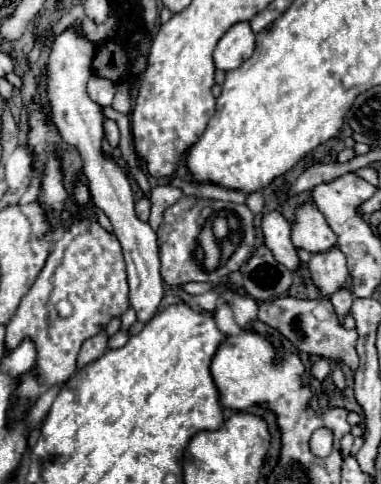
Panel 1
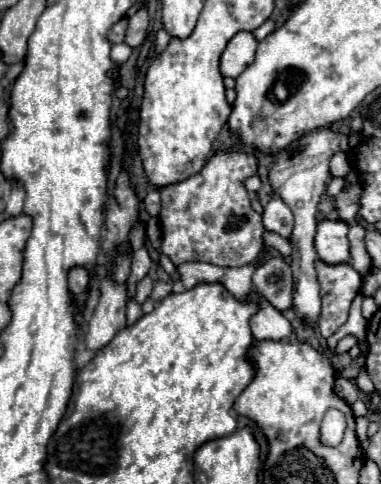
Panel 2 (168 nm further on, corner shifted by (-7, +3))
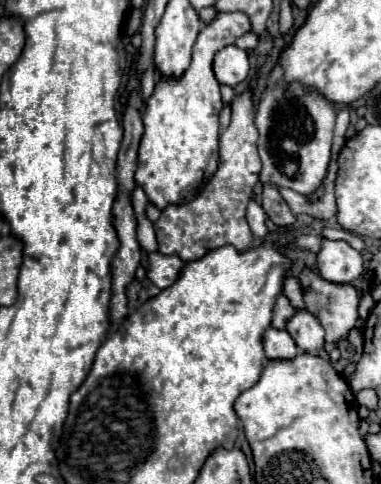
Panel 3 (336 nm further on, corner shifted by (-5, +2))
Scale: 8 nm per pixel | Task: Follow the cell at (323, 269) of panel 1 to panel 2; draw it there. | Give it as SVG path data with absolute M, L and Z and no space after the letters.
M320 258L314 262L320 282L322 314L318 318L320 334L330 338L348 318L350 302L362 286L360 274L348 264L324 264Z

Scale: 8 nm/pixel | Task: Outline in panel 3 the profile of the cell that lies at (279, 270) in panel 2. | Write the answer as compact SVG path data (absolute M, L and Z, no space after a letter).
M280 295L278 301L276 301L272 327L274 327L274 329L286 329L286 321L288 321L292 315L294 315L294 307L292 307L290 301L286 299L286 295Z

